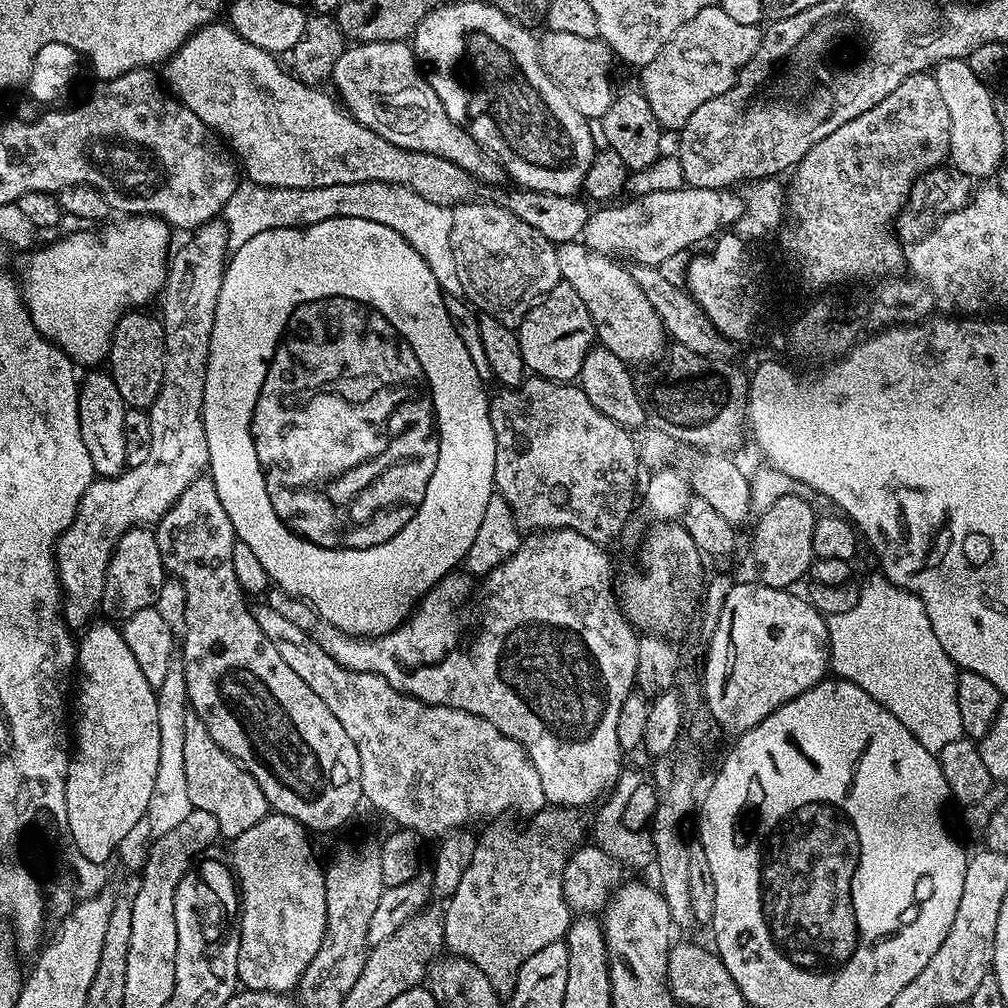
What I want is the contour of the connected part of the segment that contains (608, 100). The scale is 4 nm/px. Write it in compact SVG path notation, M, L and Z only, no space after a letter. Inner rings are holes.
M545 31L538 42L540 61L556 85L570 97L572 105L588 119L600 119L612 105L614 87L610 84L610 68L614 53L600 38L586 39L574 34Z

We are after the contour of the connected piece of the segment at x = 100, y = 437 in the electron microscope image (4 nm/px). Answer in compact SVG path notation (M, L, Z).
M92 370L88 377L79 381L80 429L82 442L86 442L86 451L90 454L92 471L97 477L111 478L126 471L126 434L124 433L124 399L118 394L111 371Z

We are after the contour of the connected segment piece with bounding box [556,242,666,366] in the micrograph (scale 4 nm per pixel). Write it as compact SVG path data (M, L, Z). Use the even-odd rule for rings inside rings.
M583 242L559 245L556 253L558 254L558 266L563 283L574 286L574 290L578 290L578 298L582 298L582 302L586 302L586 310L590 314L592 324L596 327L596 340L603 347L618 354L618 358L622 358L629 366L644 364L647 360L656 360L660 355L662 355L661 357L665 355L666 333L664 324L660 321L654 306L646 298L646 294L638 288L638 282L634 282L631 271L627 267L623 268L622 265L615 264L616 260L611 255L596 252Z

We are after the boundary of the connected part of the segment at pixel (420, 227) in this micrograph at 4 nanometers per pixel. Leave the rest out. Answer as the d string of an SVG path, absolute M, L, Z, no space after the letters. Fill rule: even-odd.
M375 180L317 188L263 188L260 184L240 182L226 202L222 223L228 230L228 247L235 250L246 246L254 234L262 234L271 228L303 228L339 216L366 218L370 222L390 226L390 230L402 234L402 238L406 238L406 242L410 242L410 246L414 246L414 250L428 263L445 293L460 292L458 270L454 270L454 254L450 254L452 208L430 202L402 184Z

